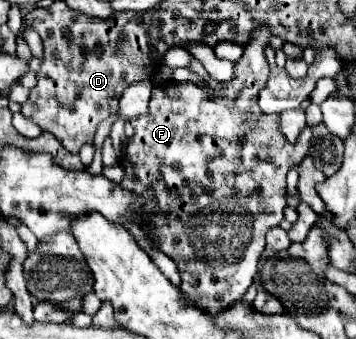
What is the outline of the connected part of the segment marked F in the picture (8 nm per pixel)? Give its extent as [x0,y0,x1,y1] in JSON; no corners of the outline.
[121,25,311,315]

